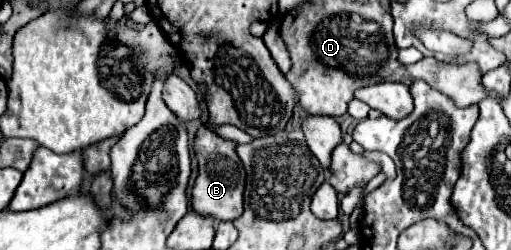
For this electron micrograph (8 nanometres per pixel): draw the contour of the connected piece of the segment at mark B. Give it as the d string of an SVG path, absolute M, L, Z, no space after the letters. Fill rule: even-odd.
M200 127L194 139L194 153L198 159L198 179L192 187L192 209L200 215L212 215L218 221L234 221L242 215L242 193L246 173L234 151L236 143L218 137L212 129Z

